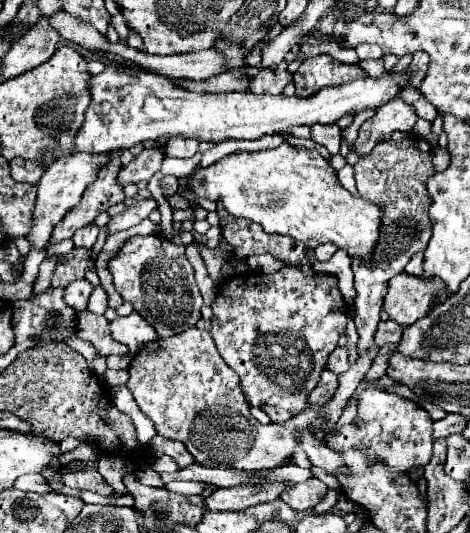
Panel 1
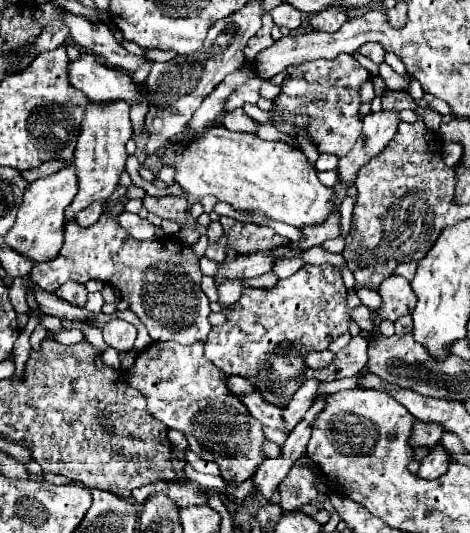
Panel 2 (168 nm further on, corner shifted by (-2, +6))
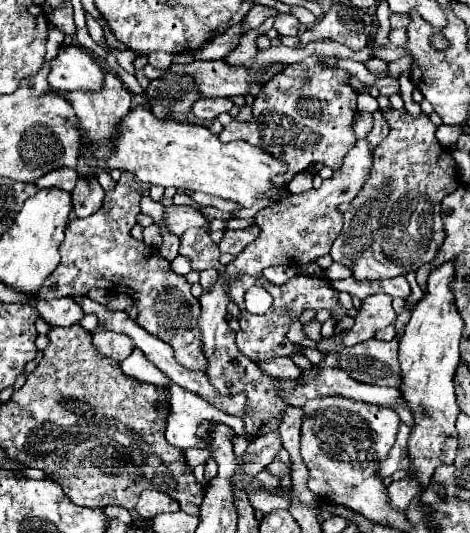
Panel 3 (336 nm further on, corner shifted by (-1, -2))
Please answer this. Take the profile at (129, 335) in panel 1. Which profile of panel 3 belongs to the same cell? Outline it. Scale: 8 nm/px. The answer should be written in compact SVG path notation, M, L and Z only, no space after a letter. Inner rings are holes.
M113 331L93 332L93 342L101 354L118 362L123 361L135 349L133 341L126 335Z

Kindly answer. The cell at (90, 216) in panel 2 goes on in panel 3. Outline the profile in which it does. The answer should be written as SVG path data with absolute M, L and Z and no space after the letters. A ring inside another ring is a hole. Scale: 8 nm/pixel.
M77 180L77 186L73 190L73 212L77 218L87 218L93 212L97 212L103 204L105 190L99 186L97 180Z

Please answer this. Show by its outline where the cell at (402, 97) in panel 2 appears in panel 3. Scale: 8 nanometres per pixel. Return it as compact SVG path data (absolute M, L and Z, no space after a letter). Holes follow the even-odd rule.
M381 110L373 112L373 118L375 118L375 124L373 124L373 130L369 132L369 140L373 140L373 148L375 148L389 134L389 126L387 126L387 120L381 114Z

